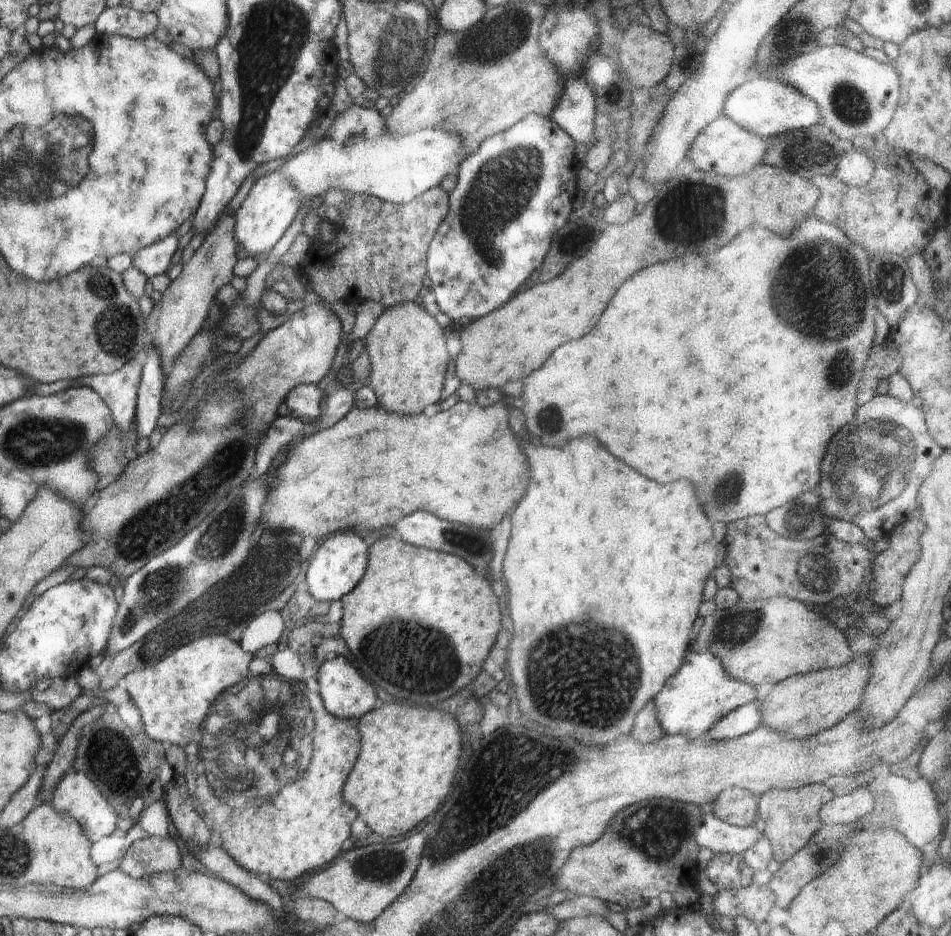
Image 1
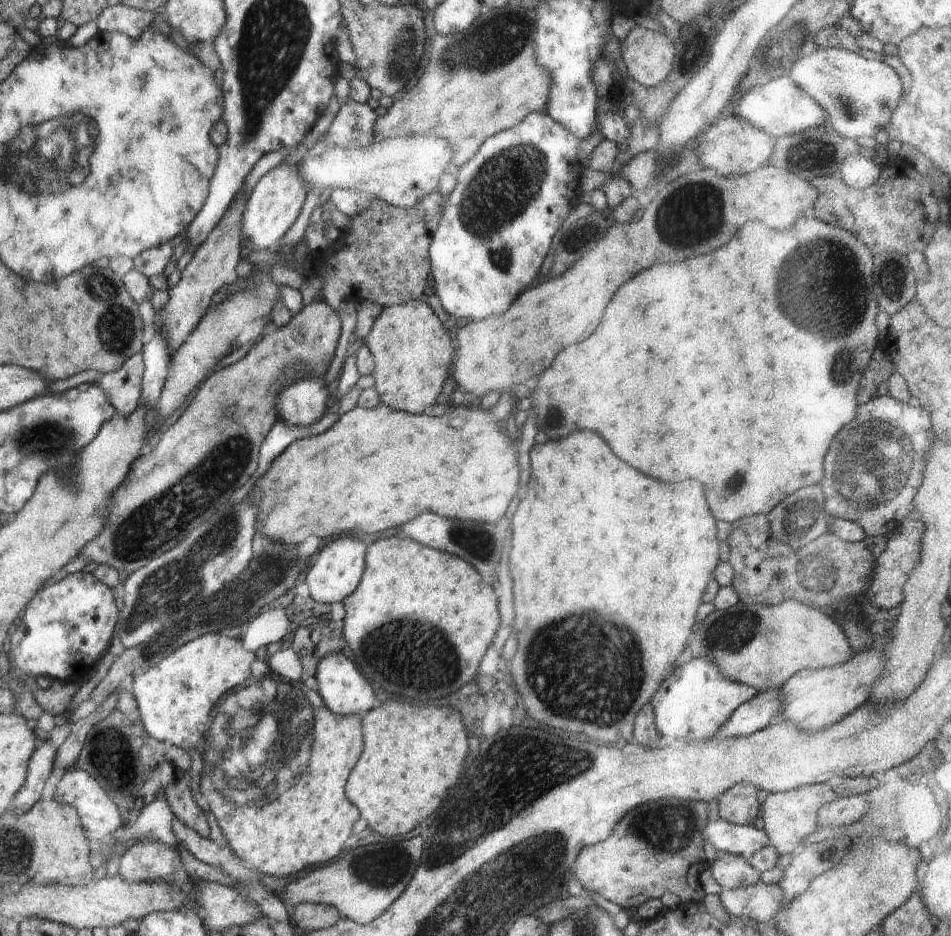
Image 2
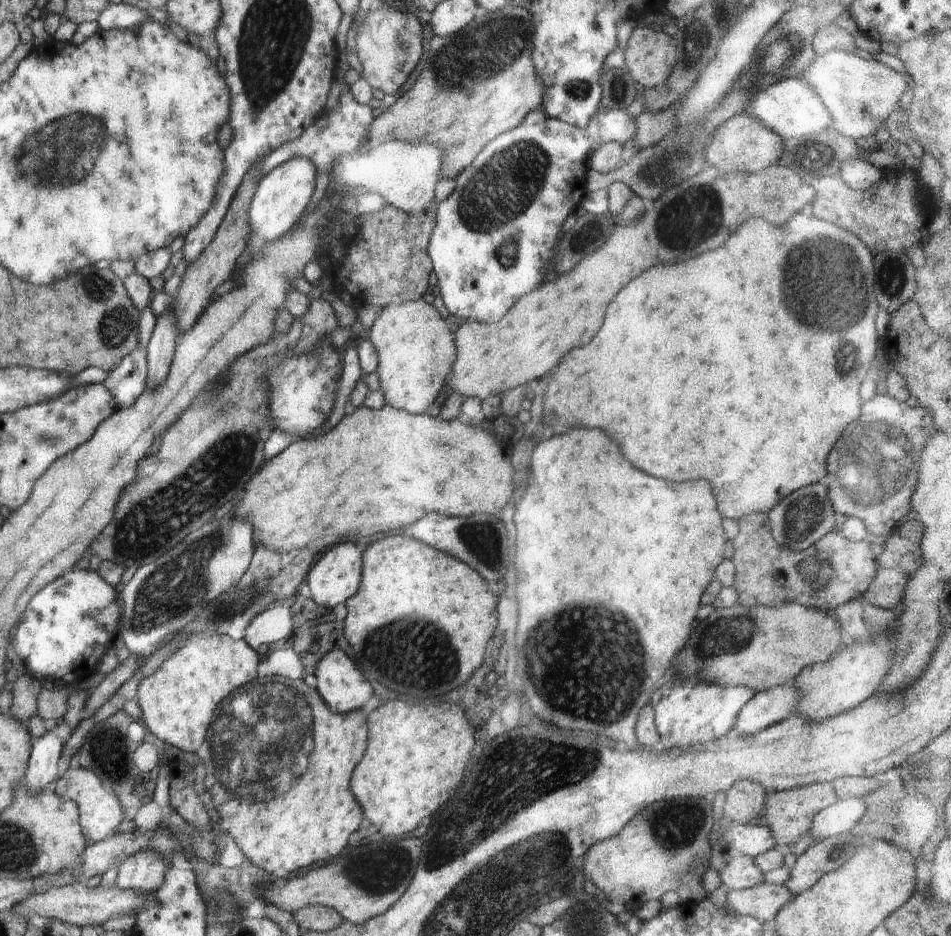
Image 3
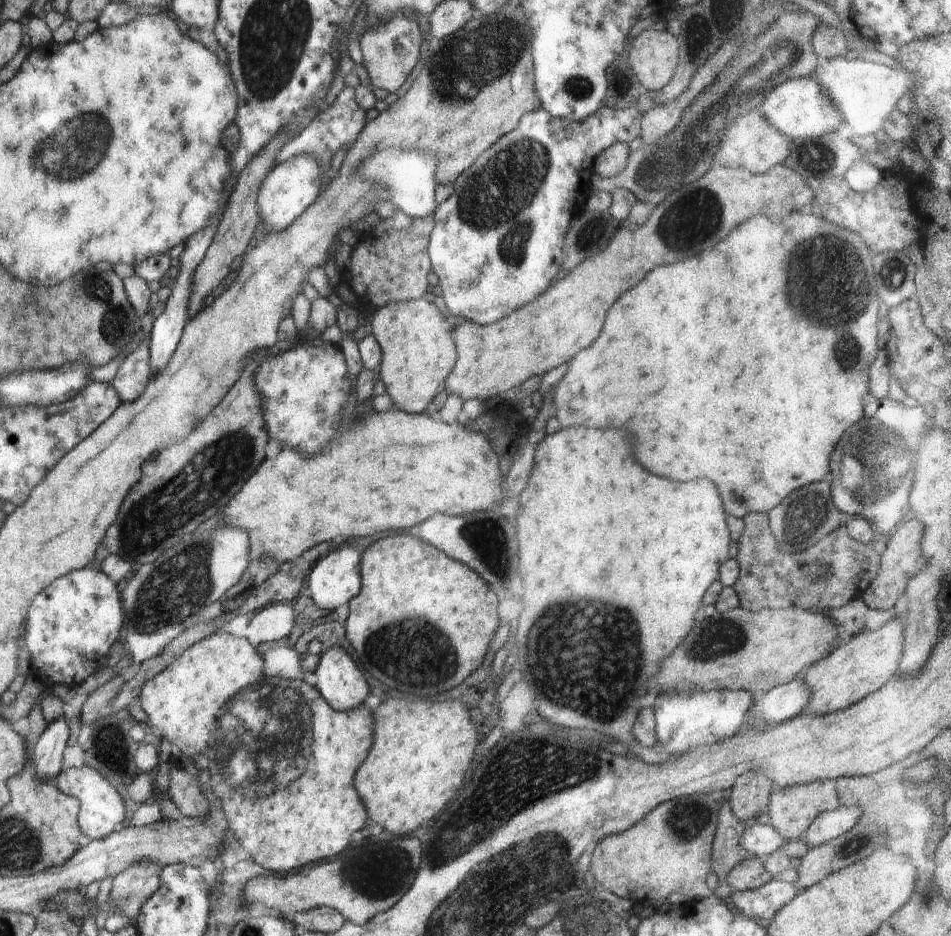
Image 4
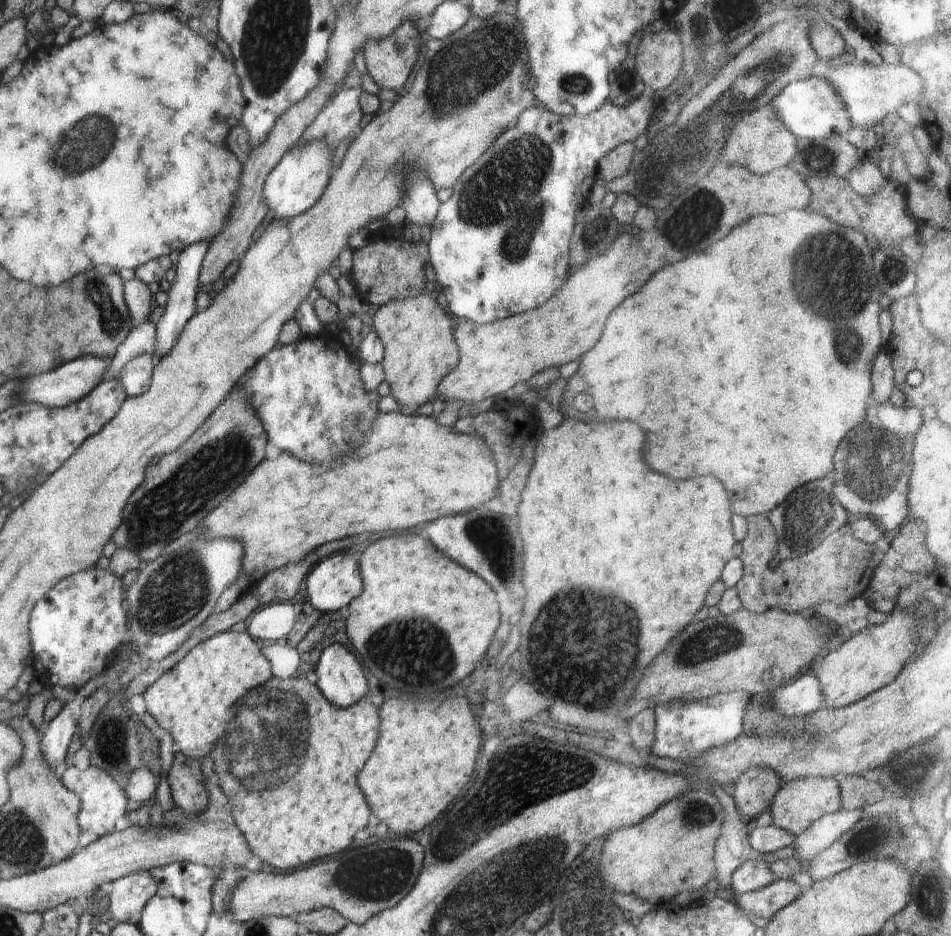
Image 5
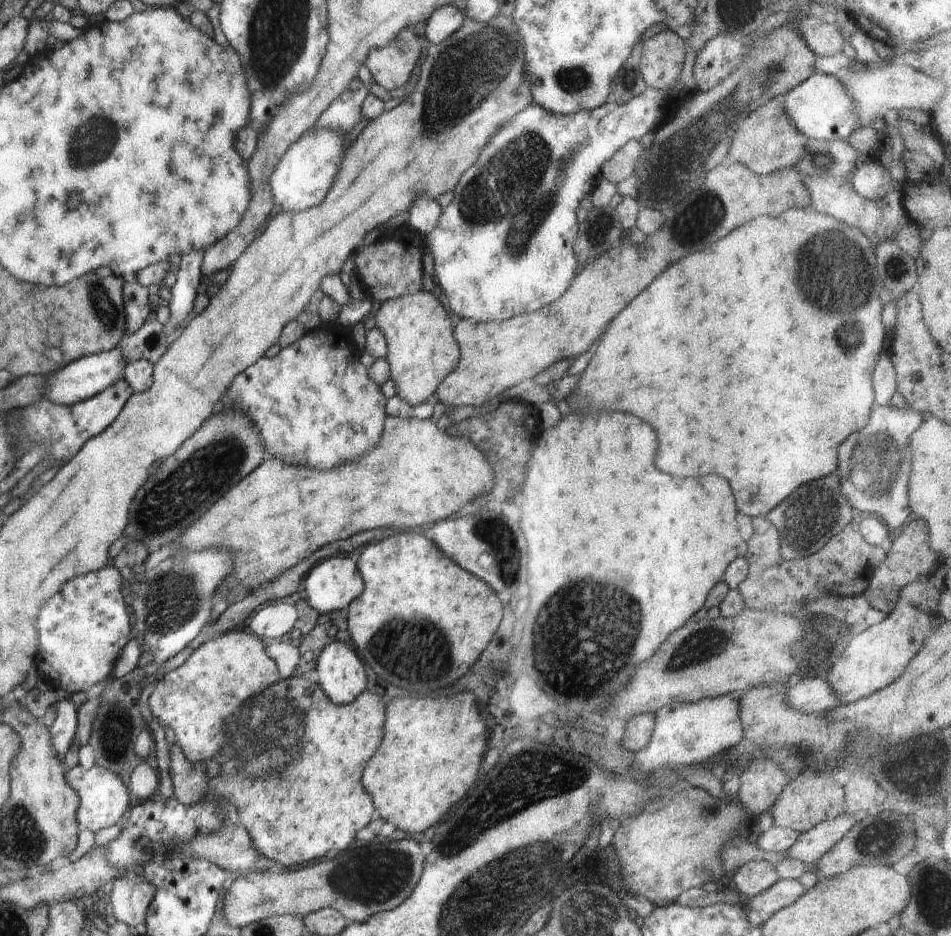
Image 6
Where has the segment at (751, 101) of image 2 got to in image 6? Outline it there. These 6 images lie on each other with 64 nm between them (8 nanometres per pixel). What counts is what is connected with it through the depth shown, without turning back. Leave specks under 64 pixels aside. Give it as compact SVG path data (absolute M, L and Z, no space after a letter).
M816 72L800 86L789 90L782 98L784 112L788 114L796 130L808 139L848 142L848 136L863 126L862 120L856 116L854 98L836 76Z

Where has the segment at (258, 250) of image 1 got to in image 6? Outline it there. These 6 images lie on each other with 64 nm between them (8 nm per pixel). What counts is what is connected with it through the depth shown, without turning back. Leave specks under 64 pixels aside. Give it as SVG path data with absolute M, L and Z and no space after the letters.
M312 128L288 148L270 178L270 192L274 202L280 204L281 212L308 210L326 198L348 150L348 135L332 128Z

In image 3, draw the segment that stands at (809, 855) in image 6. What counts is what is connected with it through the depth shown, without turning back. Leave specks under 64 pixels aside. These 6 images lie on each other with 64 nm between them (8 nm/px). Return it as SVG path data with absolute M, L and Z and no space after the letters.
M850 798L850 800L838 800L834 806L828 806L820 810L813 819L812 834L818 836L832 836L850 830L866 812L862 798Z

